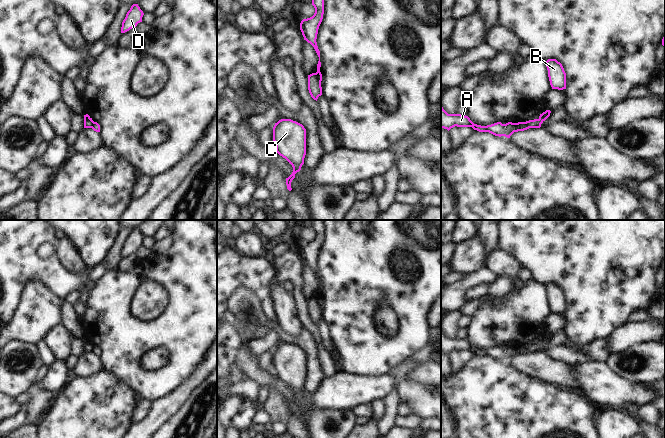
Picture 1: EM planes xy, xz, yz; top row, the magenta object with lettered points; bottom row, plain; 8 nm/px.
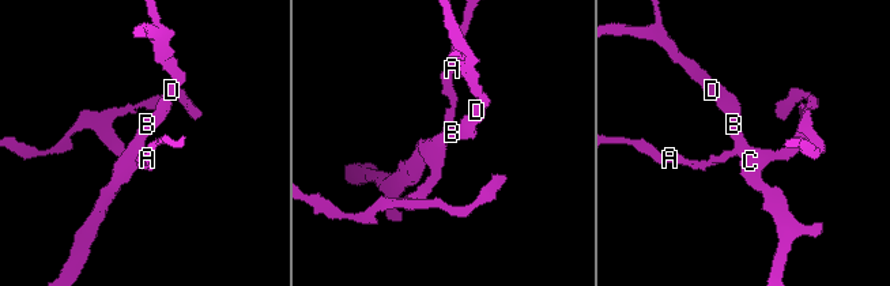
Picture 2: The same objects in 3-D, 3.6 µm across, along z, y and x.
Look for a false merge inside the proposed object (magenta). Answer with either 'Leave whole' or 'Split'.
Split

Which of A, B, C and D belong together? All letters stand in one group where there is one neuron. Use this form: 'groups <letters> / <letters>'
groups A / B C D

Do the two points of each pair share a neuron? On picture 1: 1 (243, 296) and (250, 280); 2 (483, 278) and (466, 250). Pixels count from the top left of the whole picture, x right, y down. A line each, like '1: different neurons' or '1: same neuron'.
1: different neurons
2: different neurons

